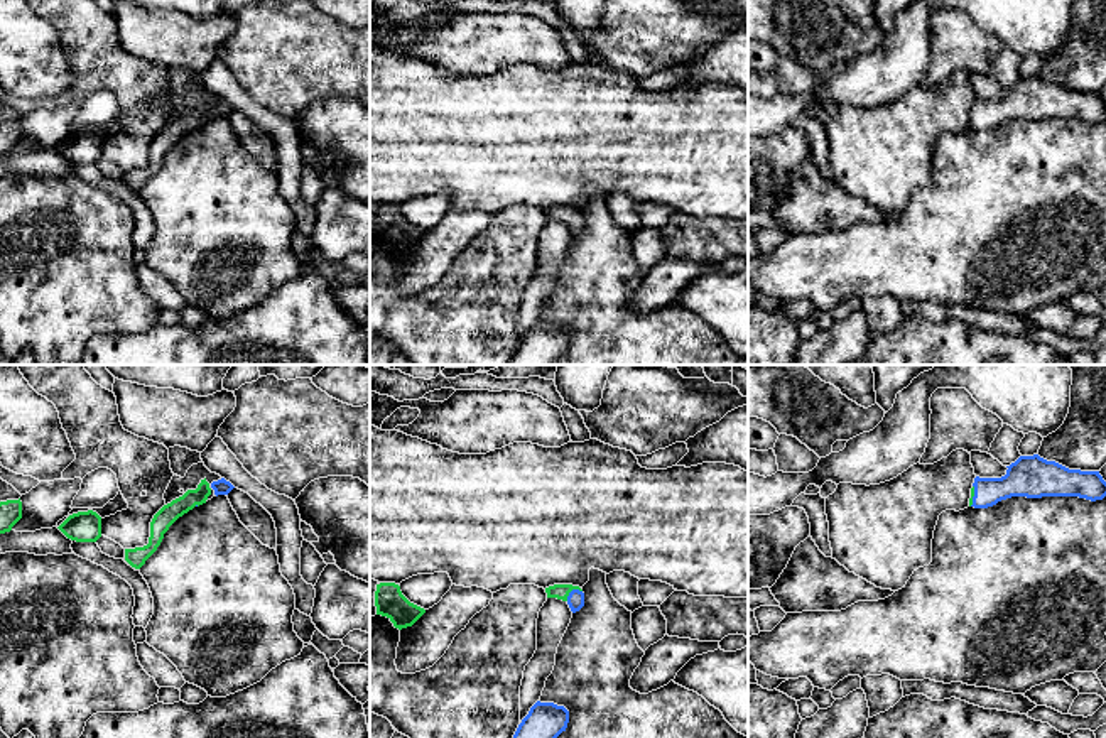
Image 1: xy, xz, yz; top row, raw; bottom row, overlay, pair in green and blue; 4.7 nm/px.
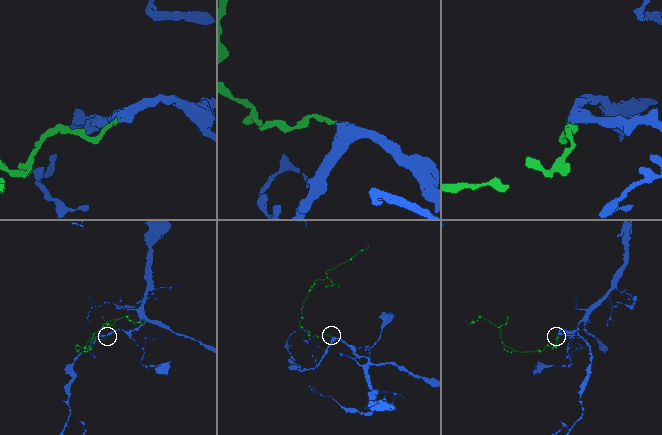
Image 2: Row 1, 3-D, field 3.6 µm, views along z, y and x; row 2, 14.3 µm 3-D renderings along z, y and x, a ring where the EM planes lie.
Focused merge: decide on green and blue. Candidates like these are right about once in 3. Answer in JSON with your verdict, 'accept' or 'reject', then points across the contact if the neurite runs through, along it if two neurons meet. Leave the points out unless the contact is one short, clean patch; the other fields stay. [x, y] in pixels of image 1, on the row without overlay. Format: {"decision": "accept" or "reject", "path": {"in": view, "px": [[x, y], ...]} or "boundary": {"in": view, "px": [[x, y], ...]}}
{"decision": "accept", "path": {"in": "xz", "px": [[561, 213], [571, 211], [576, 220]]}}

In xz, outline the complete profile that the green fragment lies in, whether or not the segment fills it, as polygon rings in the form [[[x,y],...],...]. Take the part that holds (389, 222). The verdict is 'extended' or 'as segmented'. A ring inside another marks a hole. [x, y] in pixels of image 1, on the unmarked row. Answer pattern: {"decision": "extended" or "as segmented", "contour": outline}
{"decision": "as segmented", "contour": [[[380,204],[375,213],[377,236],[387,238],[395,250],[412,248],[426,231],[410,225],[395,204]]]}

